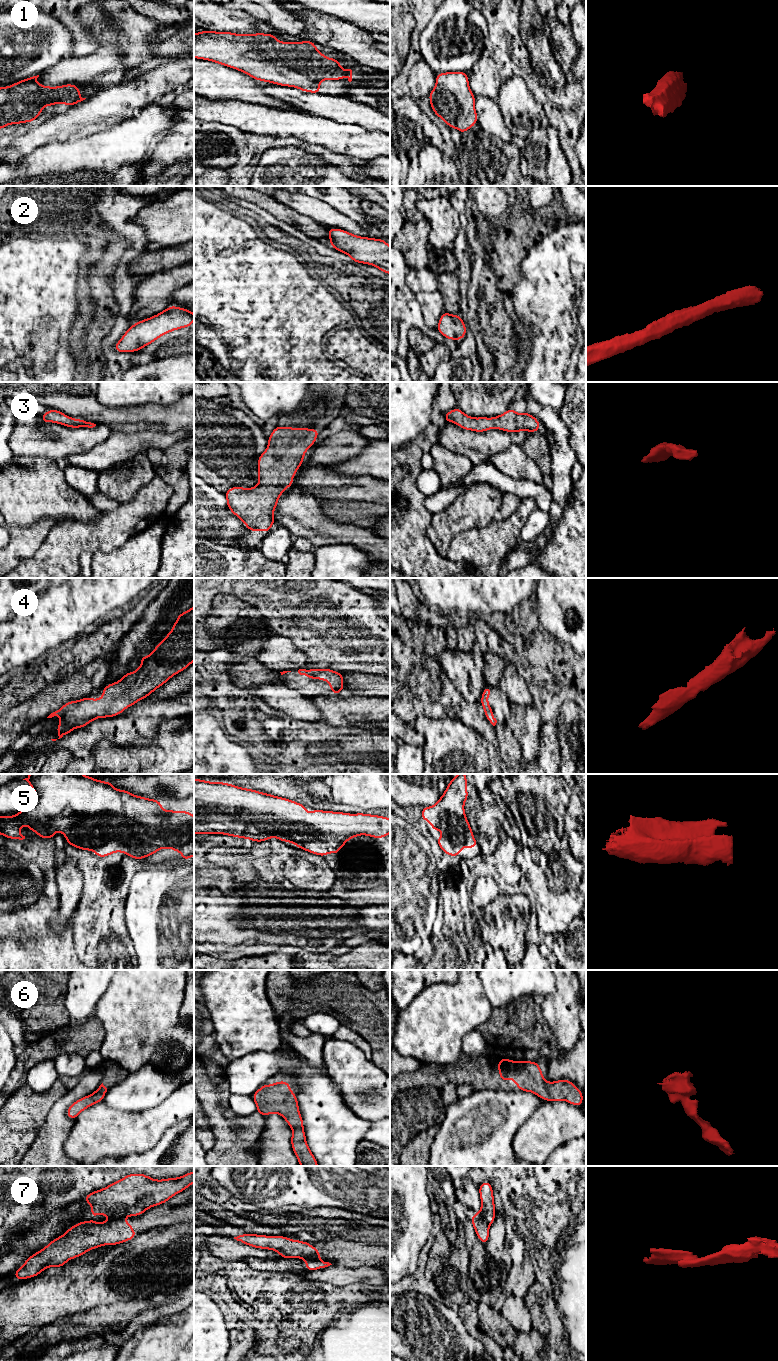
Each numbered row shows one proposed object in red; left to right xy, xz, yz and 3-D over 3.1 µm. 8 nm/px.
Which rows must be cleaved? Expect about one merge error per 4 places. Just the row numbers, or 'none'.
7

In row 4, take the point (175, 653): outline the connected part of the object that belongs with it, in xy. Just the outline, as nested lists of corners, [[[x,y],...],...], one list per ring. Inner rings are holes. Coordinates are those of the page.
[[[194,605],[187,612],[181,612],[180,615],[176,617],[176,620],[177,622],[172,625],[172,631],[169,632],[168,635],[156,645],[152,653],[149,656],[140,656],[142,664],[136,671],[126,673],[118,682],[110,683],[103,688],[102,699],[85,697],[78,701],[70,701],[65,703],[60,709],[51,713],[47,717],[52,718],[54,716],[60,716],[62,718],[56,729],[59,736],[58,739],[68,733],[71,733],[74,728],[85,727],[94,719],[103,717],[111,718],[121,714],[127,707],[133,706],[139,700],[149,697],[153,691],[162,686],[177,673],[185,670],[194,661],[194,630],[191,629],[194,624]]]

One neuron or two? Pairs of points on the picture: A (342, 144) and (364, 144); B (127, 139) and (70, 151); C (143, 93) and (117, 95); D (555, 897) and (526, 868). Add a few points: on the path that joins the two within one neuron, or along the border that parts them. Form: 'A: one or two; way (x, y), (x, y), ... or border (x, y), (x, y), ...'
A: one; way (347, 144), (359, 144)
B: one; way (113, 150), (84, 151)
C: one; way (137, 94), (123, 95)
D: one; way (548, 891), (533, 875)

